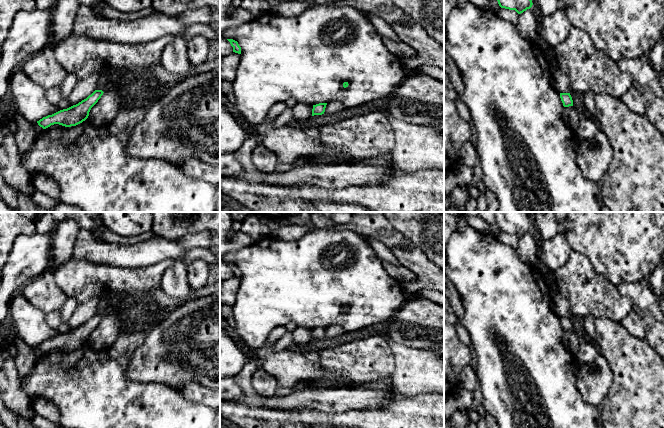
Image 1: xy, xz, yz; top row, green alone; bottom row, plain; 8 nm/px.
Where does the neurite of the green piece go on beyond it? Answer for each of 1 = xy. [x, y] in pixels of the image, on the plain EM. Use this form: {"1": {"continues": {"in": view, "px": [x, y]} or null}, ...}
{"1": {"continues": null}}

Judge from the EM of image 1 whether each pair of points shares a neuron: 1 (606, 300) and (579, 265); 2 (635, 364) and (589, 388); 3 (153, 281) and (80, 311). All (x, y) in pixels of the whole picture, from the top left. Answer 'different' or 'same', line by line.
1: same
2: different
3: different

